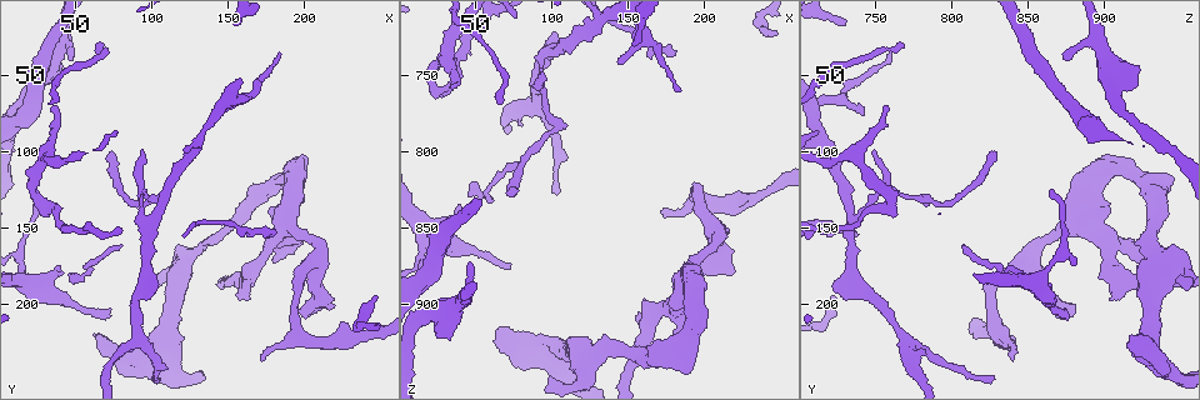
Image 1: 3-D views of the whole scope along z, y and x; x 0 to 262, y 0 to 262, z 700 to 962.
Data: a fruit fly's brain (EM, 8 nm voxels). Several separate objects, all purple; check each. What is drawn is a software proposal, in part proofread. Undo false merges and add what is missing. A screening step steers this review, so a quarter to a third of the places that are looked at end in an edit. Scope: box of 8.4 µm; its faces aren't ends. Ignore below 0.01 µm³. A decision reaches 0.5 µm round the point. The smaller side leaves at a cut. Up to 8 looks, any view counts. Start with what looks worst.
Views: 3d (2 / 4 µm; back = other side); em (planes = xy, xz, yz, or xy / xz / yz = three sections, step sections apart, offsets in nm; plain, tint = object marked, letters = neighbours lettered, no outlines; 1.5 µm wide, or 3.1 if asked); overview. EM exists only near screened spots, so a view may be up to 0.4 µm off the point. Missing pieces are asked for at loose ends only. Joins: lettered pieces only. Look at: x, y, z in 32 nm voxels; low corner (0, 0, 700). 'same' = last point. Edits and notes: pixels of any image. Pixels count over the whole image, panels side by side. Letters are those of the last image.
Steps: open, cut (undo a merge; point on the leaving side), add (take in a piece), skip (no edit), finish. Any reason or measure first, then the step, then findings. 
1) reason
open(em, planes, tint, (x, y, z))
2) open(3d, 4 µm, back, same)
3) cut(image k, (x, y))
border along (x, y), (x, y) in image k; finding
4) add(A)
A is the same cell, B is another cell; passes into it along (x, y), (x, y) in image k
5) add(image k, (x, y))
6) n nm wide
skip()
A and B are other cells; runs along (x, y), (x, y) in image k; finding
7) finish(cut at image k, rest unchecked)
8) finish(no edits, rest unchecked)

branch stops here
open(em, planes, letters, (46, 40, 874))

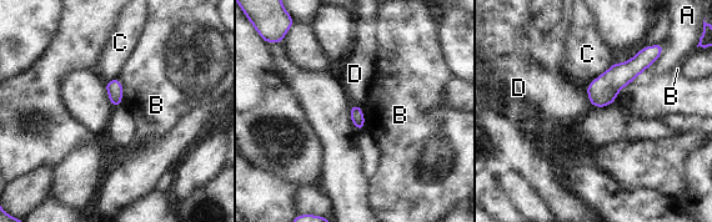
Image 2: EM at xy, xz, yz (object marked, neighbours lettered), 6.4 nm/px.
skip()
A, B, C and D are other cells; border along (583, 90), (591, 105) in image 2; none of them fits

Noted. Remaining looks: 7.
branch stops here
open(3d, 4 µm, (66, 28, 770))

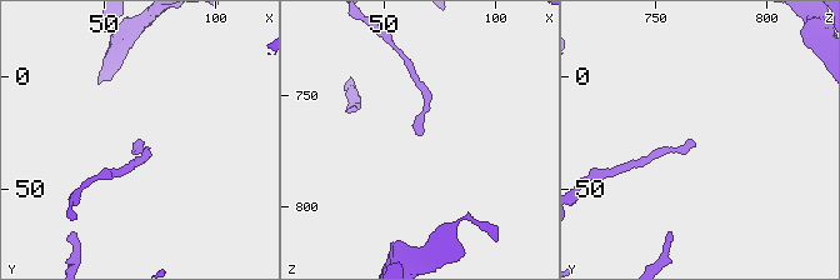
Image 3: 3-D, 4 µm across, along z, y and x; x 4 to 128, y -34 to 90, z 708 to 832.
shape alone is not enough
open(em, planes, plain, (68, 30, 768))

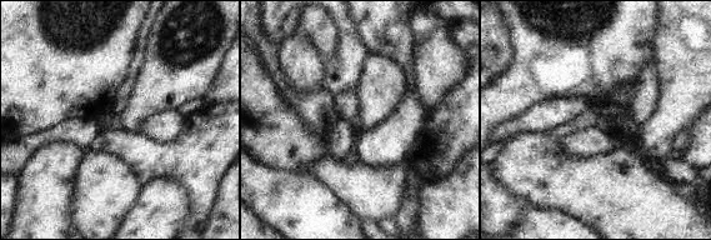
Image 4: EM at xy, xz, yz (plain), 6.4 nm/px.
what lies round it
open(em, planes, letters, same)

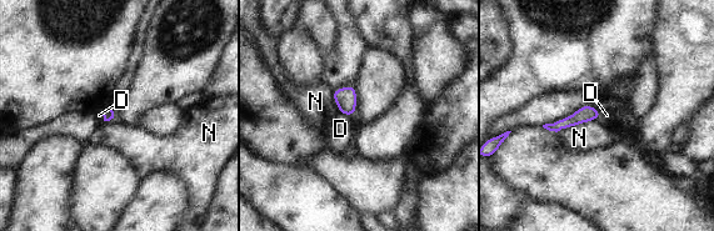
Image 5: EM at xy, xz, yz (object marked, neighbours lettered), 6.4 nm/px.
70 nm wide
skip()
D and N are other cells; runs along (598, 114), (549, 126) in image 5; no lettered piece goes on from it

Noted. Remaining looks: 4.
an open end
open(em, xz, step 8, letters, (34, 72, 756))

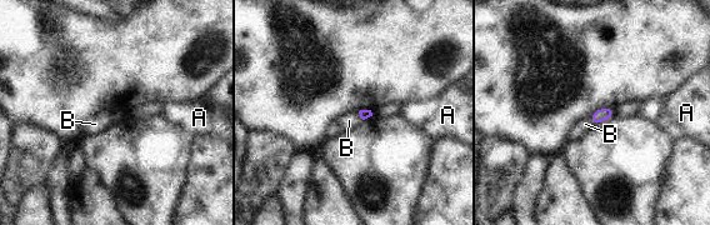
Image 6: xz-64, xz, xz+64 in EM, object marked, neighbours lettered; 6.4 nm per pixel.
cut it another way
open(em, planes, letters, same)

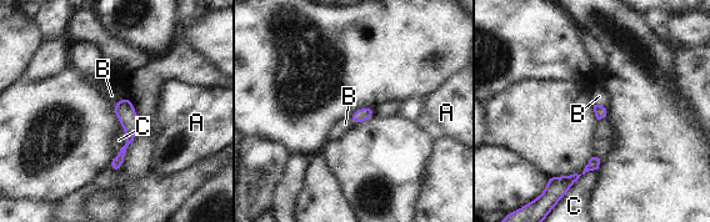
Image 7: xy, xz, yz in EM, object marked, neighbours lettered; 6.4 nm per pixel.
80 nm wide
add(B)
B is the same cell, A and C are other cells; passes into it along (600, 112), (599, 105), (599, 96) in image 7; the neuron continues

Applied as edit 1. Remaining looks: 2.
finish(add at image 7, rest unchecked)

